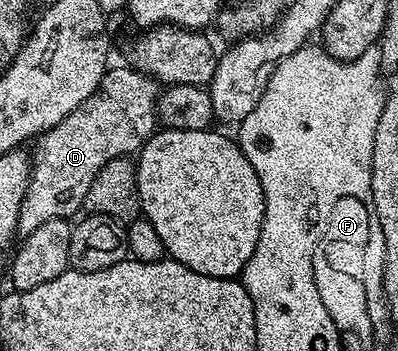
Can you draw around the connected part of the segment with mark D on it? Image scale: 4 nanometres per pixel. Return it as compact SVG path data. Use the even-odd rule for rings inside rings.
M128 65L110 66L97 91L91 93L79 109L67 113L59 125L36 140L37 148L31 151L27 193L23 197L17 222L22 236L39 229L43 221L76 216L76 211L80 212L85 206L87 189L91 189L95 173L99 173L107 161L140 152L145 140L155 134L159 123L155 106L158 94L159 84L151 76Z

